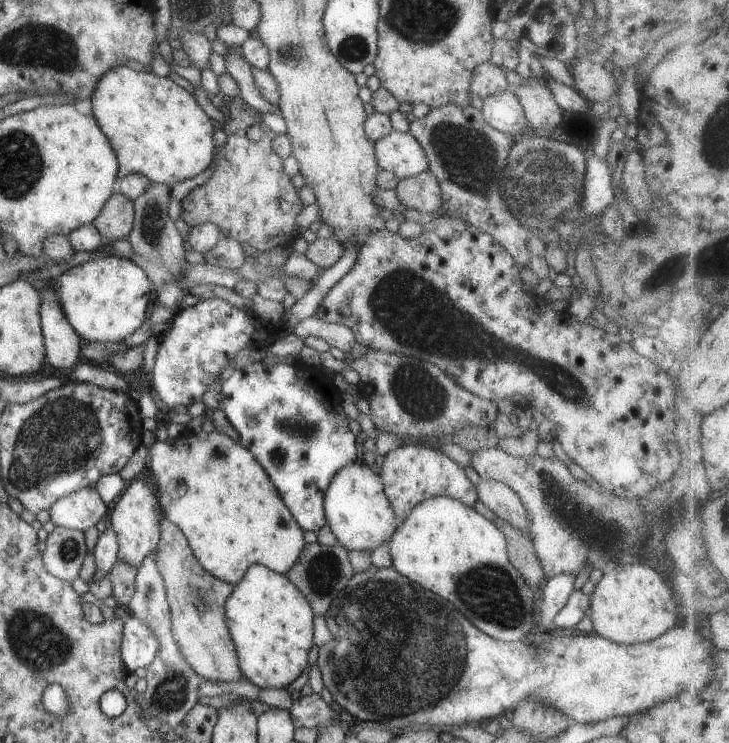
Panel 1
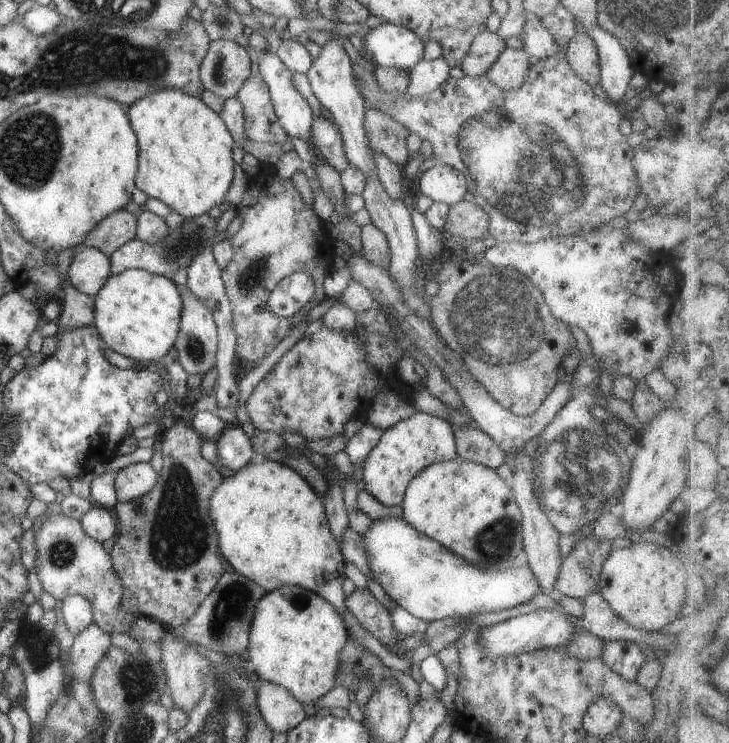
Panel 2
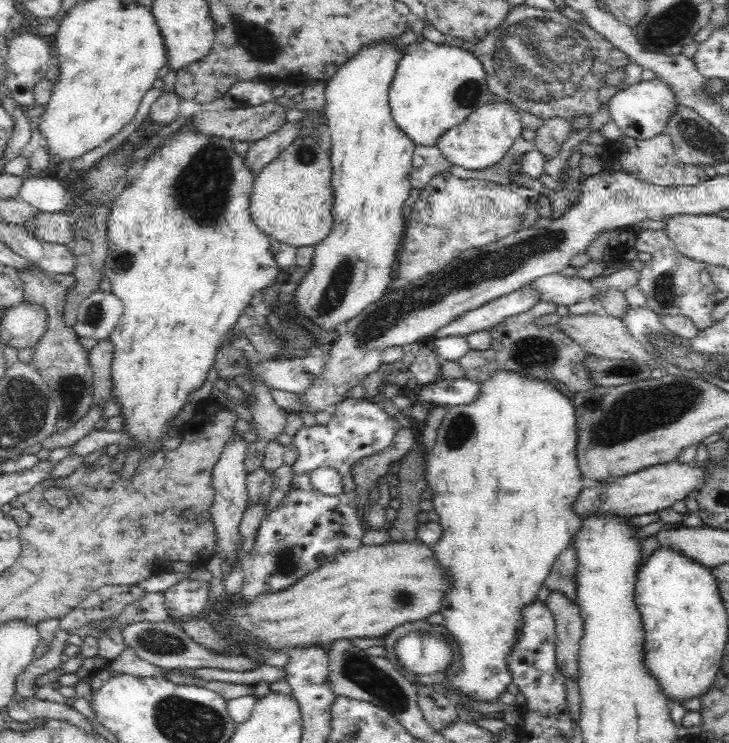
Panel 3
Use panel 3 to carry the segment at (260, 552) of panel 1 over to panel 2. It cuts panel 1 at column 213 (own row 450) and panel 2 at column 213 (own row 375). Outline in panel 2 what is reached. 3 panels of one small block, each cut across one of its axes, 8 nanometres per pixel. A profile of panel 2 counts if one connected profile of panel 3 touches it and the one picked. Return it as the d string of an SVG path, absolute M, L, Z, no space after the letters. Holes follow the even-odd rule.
M263 458L251 461L224 477L223 482L209 496L209 516L217 532L217 546L226 567L248 578L263 590L275 590L281 585L297 585L318 594L334 606L345 618L351 618L351 611L345 612L341 583L345 560L337 547L336 539L329 530L323 500L304 478L279 460Z

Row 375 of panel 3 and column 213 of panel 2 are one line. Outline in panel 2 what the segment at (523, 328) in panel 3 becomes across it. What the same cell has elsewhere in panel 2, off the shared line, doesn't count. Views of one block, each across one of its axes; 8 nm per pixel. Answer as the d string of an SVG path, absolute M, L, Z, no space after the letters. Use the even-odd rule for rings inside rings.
M178 418L172 419L159 434L159 443L157 449L162 457L162 467L159 474L156 474L155 482L153 483L153 488L149 489L147 494L139 496L139 498L133 498L129 502L116 502L115 506L112 508L113 515L116 517L116 522L119 528L117 528L117 538L113 542L111 551L109 551L110 562L114 573L119 577L119 582L121 582L121 600L119 600L119 606L125 614L143 614L143 616L153 616L157 618L163 626L168 630L177 628L181 626L185 620L191 618L193 613L199 608L199 605L207 595L213 590L217 578L221 576L221 573L226 569L226 563L223 560L223 556L220 554L217 546L217 532L213 528L213 520L209 516L209 496L213 494L213 490L223 482L224 476L217 471L217 468L209 463L201 454L199 453L199 446L201 446L202 439L193 428L186 426L184 421Z

